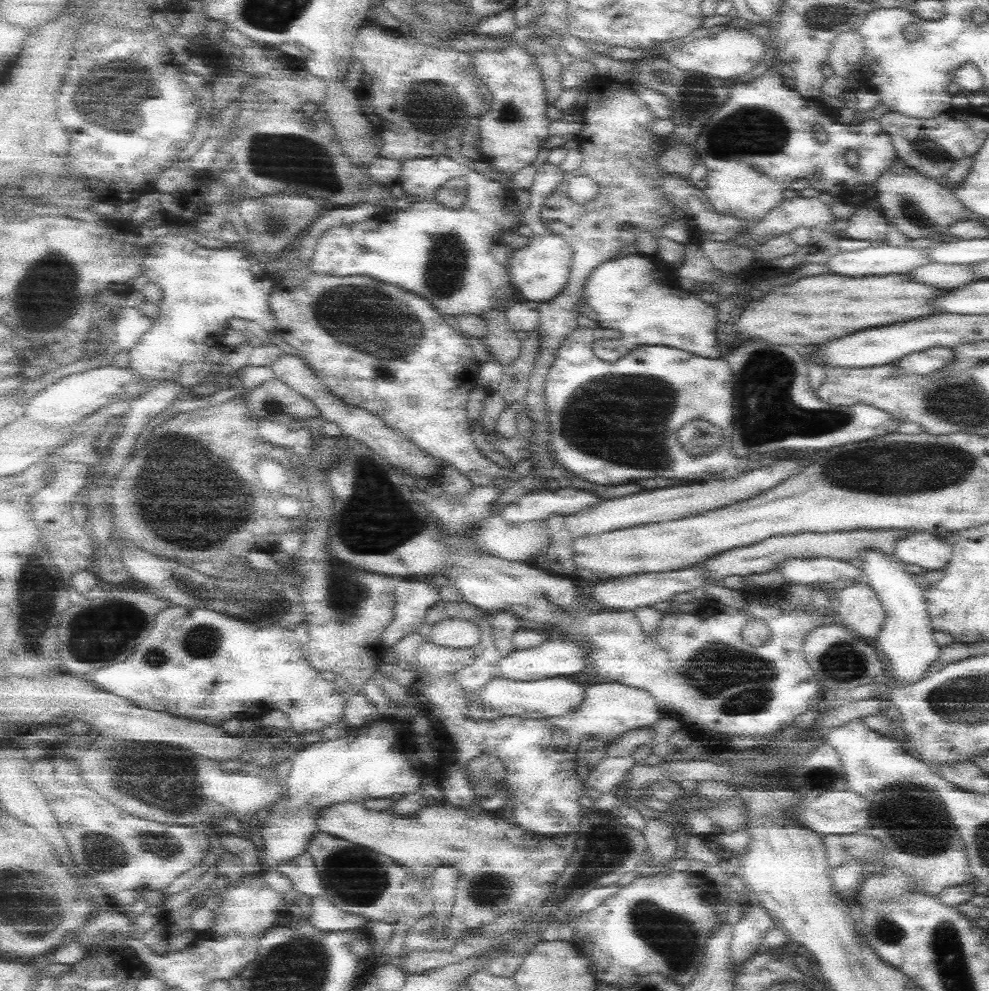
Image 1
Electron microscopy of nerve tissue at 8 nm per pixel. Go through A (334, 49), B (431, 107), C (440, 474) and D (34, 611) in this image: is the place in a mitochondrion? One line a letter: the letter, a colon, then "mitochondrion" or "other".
A: other
B: mitochondrion
C: mitochondrion
D: other

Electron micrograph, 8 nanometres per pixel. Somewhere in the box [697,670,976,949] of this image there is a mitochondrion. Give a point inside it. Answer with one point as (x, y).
(910, 836)

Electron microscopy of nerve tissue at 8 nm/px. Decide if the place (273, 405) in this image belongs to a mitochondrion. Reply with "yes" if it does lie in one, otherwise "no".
yes

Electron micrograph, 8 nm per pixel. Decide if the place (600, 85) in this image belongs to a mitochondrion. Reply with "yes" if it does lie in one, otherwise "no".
no

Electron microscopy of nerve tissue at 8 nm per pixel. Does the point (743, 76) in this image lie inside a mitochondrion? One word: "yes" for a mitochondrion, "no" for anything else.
no

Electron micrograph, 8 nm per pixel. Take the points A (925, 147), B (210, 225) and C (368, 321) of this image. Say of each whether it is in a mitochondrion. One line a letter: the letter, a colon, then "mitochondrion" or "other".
A: mitochondrion
B: other
C: mitochondrion

